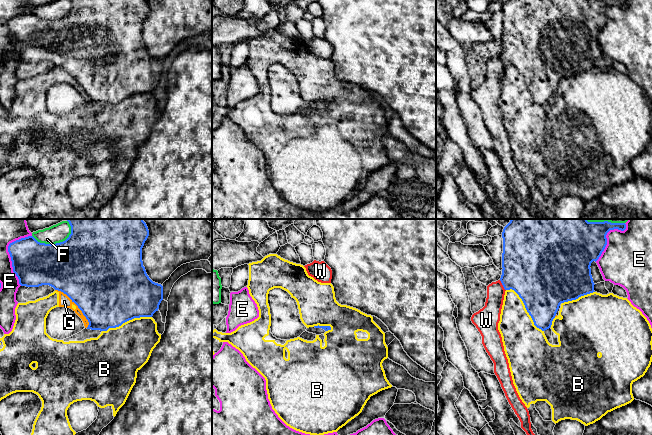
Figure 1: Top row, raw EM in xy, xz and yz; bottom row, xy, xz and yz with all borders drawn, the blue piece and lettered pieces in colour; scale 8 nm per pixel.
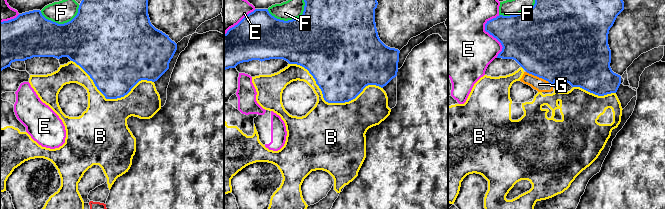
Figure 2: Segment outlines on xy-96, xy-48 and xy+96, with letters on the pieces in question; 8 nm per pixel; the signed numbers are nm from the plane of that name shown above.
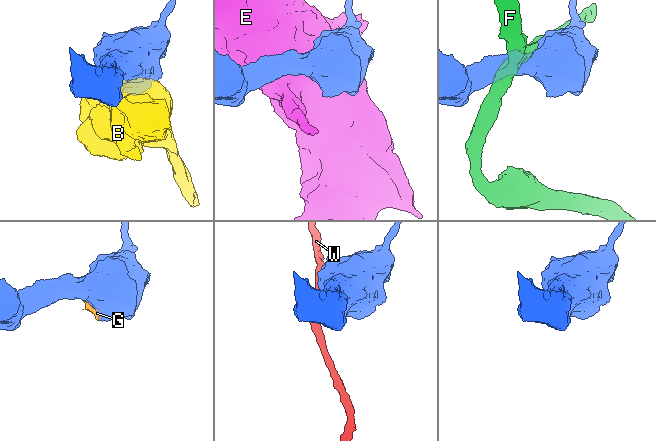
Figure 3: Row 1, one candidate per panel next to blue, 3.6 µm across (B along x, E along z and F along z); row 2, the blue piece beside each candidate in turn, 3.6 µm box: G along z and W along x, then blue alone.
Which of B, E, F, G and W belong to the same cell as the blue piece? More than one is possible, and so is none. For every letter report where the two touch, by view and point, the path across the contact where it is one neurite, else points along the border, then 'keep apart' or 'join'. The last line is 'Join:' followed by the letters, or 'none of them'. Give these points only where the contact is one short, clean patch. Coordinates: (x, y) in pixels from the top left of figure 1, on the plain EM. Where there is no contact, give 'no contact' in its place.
B: yz (525, 83) | keep apart
E: xy (9, 29) | keep apart
F: xy (56, 19) | keep apart
G: xy (77, 81) | along xy (55, 65), (63, 68), (77, 82), (88, 98), (87, 103) | keep apart
W: yz (502, 60) | keep apart
Join: none of them

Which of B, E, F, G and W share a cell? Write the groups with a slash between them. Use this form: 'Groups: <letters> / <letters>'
Groups: B G / E / F / W

